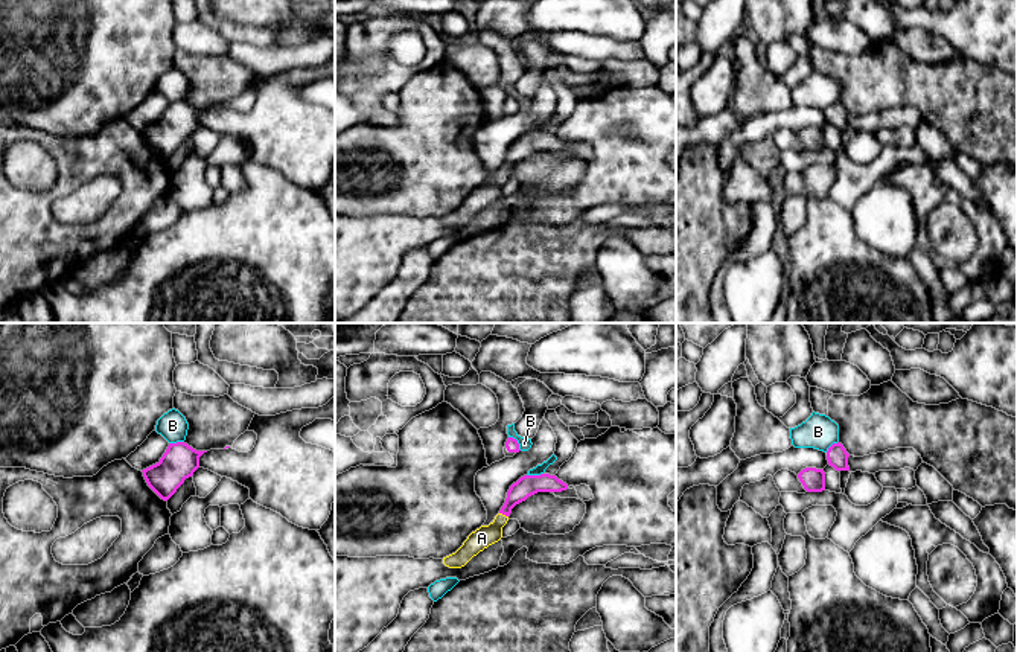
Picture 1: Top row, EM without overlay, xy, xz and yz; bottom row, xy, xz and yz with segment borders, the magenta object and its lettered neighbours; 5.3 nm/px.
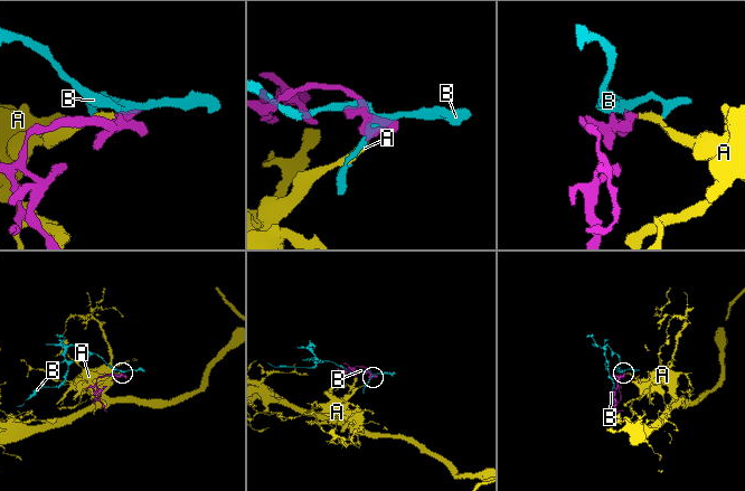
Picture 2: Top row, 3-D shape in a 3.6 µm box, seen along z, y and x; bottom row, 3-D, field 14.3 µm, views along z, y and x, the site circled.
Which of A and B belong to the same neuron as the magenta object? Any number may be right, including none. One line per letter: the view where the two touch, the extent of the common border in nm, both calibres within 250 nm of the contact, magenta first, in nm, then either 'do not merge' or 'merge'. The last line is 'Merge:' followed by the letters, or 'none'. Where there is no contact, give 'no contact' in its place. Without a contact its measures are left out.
A: xz | 50 nm | 110/110 nm | merge
B: xz | 100 nm | 70/60 nm | do not merge
Merge: A

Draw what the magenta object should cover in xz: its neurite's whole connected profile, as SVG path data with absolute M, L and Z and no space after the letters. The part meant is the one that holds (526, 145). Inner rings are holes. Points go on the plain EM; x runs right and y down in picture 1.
M524 134L513 142L507 151L507 157L499 172L489 184L481 184L472 190L463 204L452 213L443 216L443 222L449 227L464 225L473 215L498 201L502 197L502 186L507 183L512 168L537 151L562 151L568 143L556 134Z

